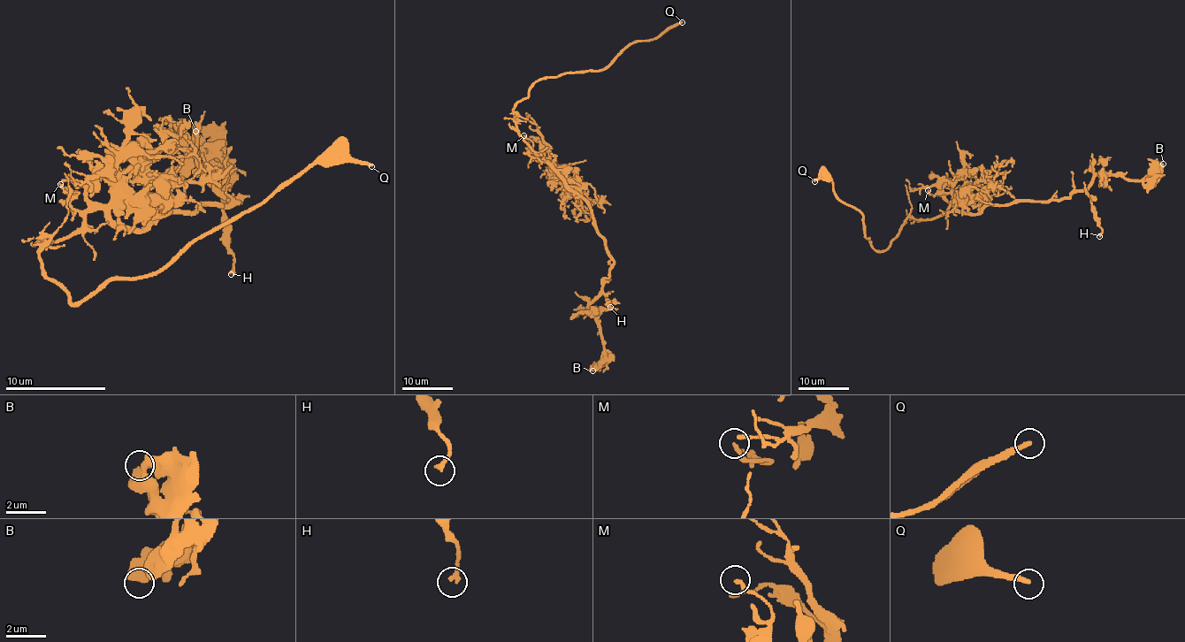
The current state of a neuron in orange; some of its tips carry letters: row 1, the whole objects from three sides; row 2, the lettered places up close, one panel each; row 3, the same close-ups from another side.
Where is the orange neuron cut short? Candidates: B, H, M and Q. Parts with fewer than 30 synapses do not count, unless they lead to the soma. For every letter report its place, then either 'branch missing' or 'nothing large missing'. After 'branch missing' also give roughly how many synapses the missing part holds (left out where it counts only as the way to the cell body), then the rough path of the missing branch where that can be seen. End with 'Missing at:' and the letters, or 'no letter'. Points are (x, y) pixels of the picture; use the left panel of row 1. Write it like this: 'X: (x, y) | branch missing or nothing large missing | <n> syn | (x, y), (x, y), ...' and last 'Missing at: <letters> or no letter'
B: (195, 131) | nothing large missing
H: (231, 274) | nothing large missing
M: (60, 184) | nothing large missing
Q: (371, 166) | branch missing
Missing at: Q

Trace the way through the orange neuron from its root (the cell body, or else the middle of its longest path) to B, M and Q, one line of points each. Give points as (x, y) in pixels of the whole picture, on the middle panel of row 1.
B: (534, 152), (587, 204), (592, 225), (613, 260), (602, 291), (588, 307), (604, 348), (604, 357), (592, 370)
M: (534, 152), (532, 156), (529, 153), (530, 141), (523, 135)
Q: (534, 152), (520, 134), (513, 109), (538, 80), (600, 71), (636, 41), (656, 39), (682, 22)

